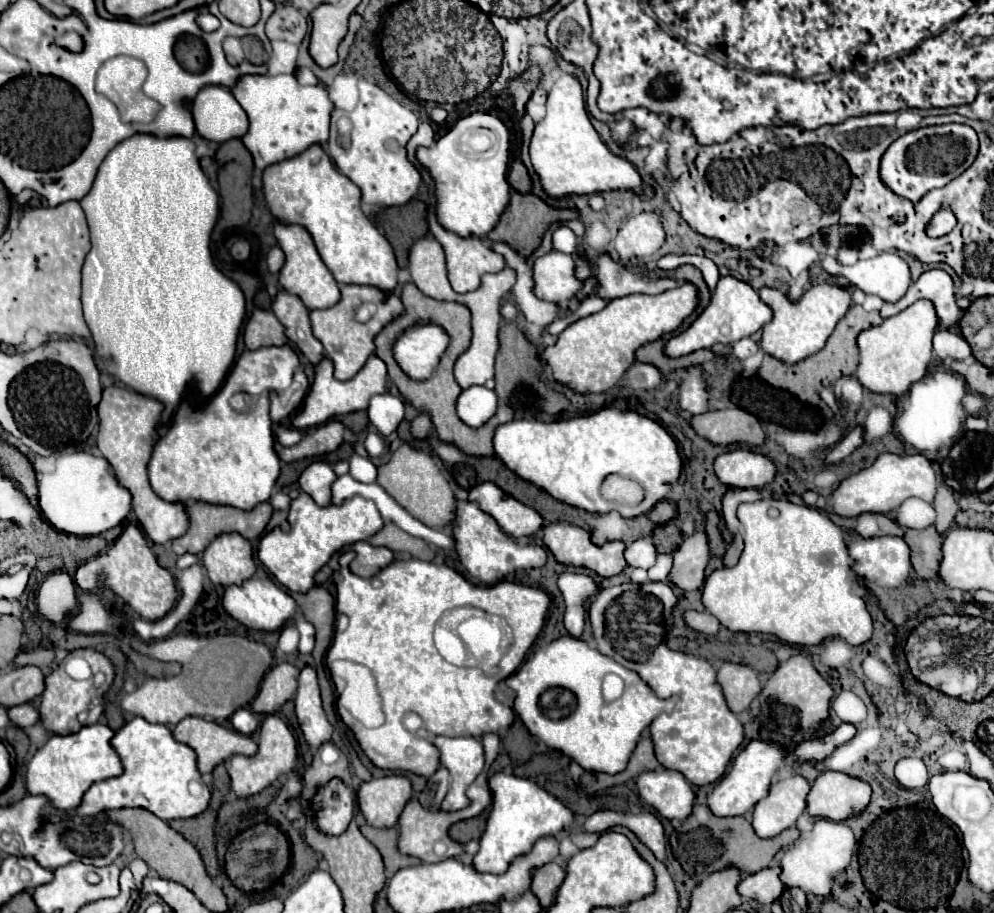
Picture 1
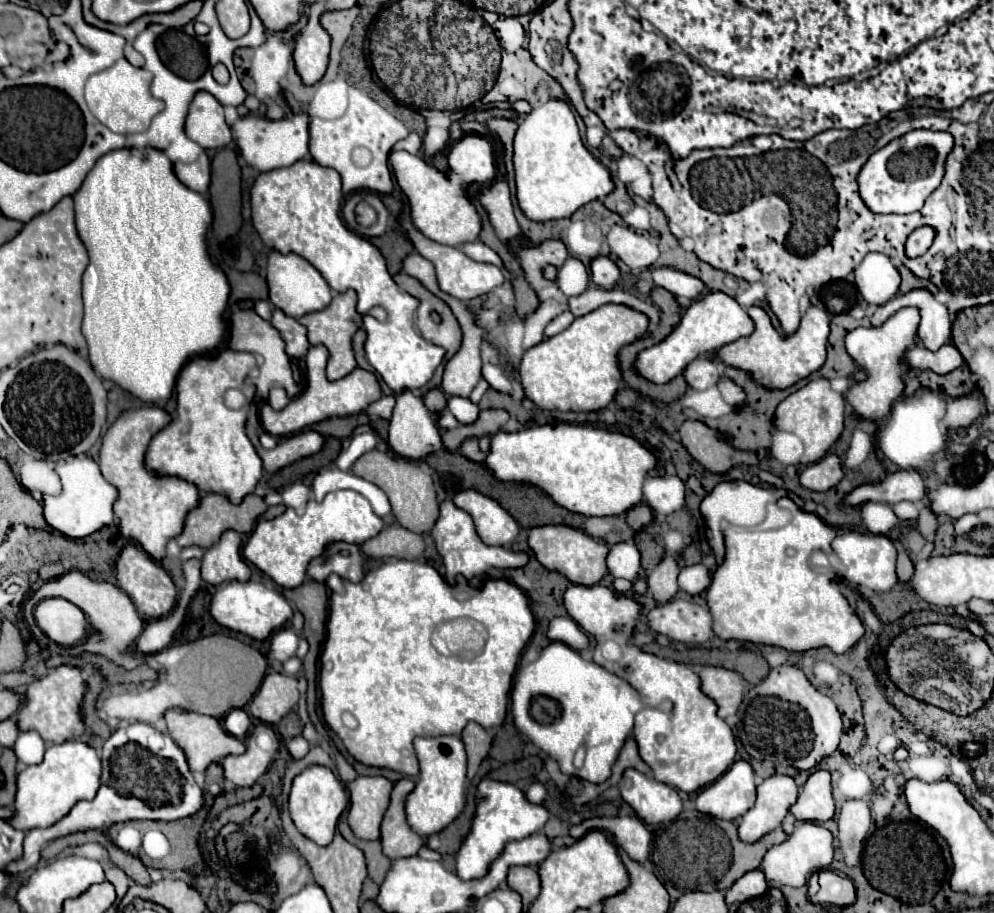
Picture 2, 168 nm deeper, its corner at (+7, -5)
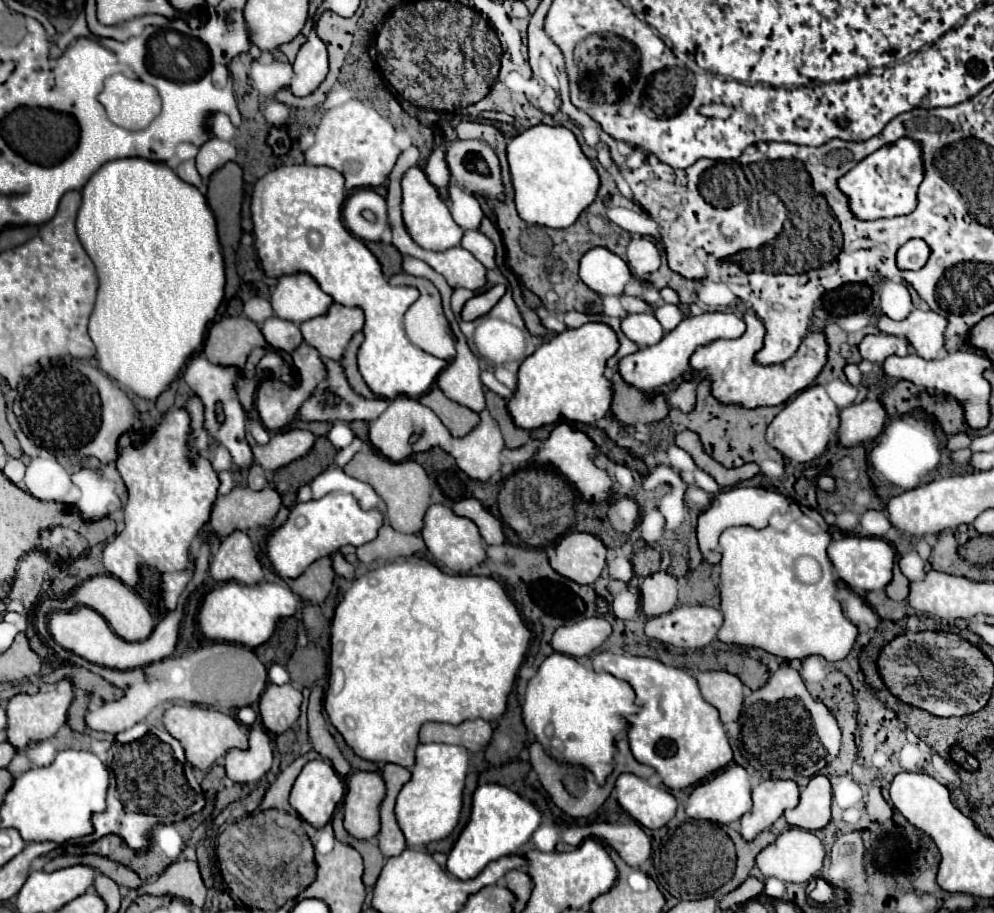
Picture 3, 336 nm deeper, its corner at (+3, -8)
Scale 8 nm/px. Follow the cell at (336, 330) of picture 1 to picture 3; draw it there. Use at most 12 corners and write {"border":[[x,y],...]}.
{"border":[[333,302],[303,322],[305,342],[341,362],[363,310]]}

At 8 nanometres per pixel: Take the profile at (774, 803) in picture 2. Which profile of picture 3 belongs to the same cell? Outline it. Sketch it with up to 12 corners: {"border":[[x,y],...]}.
{"border":[[765,780],[741,818],[741,836],[753,840],[799,802],[793,780]]}

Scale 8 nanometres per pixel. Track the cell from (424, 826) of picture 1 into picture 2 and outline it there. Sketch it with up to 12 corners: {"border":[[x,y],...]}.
{"border":[[411,779],[393,785],[381,823],[383,855],[417,855],[423,839],[405,821],[405,797]]}

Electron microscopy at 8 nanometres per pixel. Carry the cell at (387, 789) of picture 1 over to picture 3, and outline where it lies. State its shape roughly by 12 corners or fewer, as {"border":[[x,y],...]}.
{"border":[[377,772],[347,778],[345,830],[373,840],[387,786]]}

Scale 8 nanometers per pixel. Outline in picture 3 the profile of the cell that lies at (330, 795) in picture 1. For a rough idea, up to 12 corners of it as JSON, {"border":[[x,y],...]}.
{"border":[[312,760],[295,780],[289,804],[313,828],[331,822],[343,778]]}

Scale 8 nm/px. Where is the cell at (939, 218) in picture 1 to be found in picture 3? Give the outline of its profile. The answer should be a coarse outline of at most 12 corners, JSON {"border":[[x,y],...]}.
{"border":[[913,238],[899,248],[897,266],[919,270],[929,260],[929,244]]}

